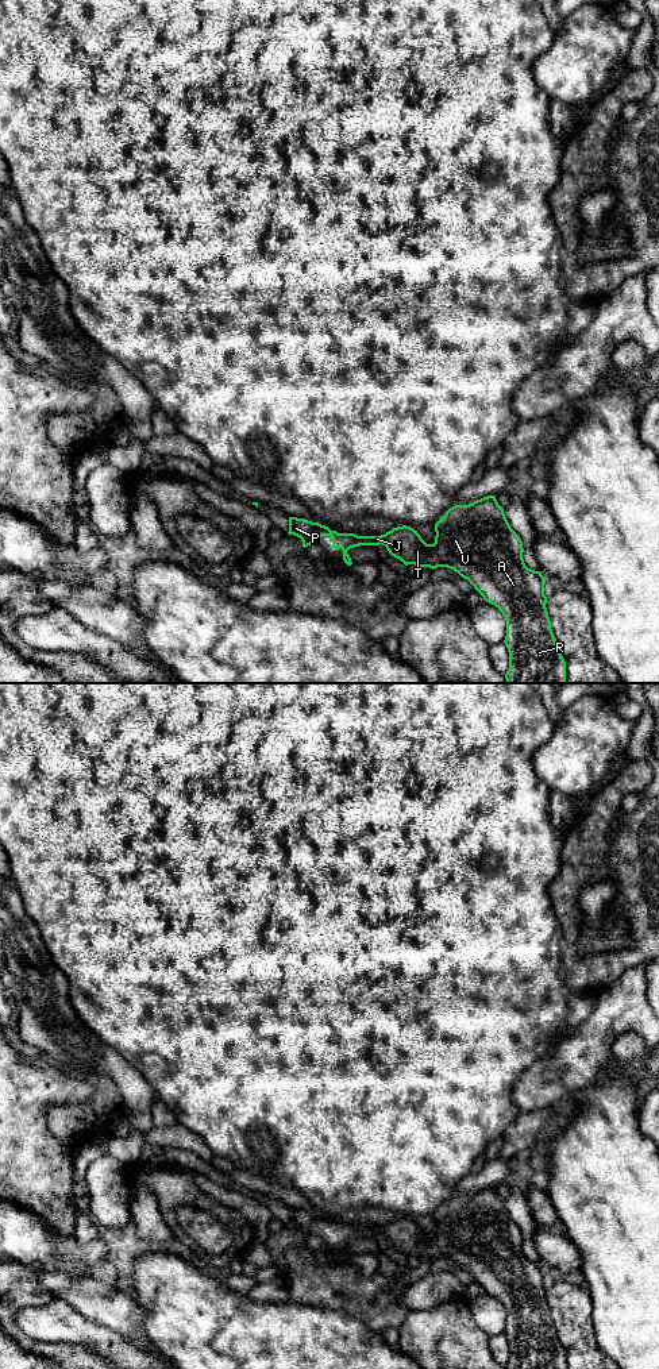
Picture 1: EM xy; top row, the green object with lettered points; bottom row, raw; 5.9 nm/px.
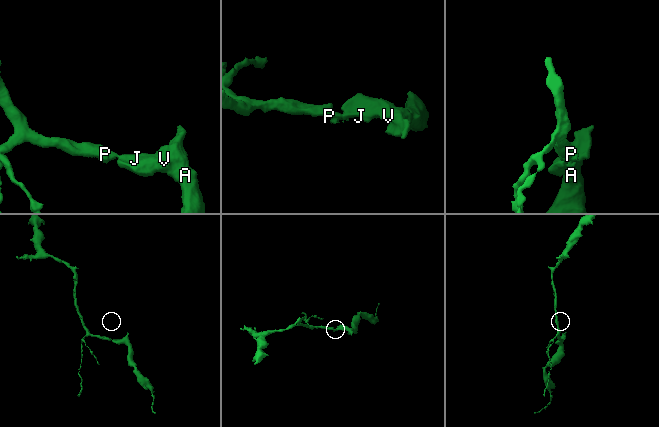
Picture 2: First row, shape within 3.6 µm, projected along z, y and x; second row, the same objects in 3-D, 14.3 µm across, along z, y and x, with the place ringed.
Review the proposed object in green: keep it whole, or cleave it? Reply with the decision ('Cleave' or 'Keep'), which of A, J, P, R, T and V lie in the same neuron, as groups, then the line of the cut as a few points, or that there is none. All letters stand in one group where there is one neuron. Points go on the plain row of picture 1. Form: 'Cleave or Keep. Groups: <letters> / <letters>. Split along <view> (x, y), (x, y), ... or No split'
Keep. Groups: A J P R T V. No split

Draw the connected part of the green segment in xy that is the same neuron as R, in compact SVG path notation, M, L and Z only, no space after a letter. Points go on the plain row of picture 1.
M496 1187L450 1199L443 1210L435 1215L435 1223L435 1234L427 1235L417 1222L406 1216L393 1219L381 1227L358 1227L355 1225L338 1225L325 1216L305 1210L289 1208L288 1225L300 1229L304 1239L323 1227L330 1227L332 1239L343 1242L343 1252L347 1257L352 1256L347 1245L350 1239L382 1235L392 1247L400 1250L405 1257L454 1261L505 1308L506 1327L504 1334L509 1343L509 1360L505 1369L566 1369L566 1353L558 1339L546 1299L546 1270L540 1262L525 1257L523 1233L510 1219Z

